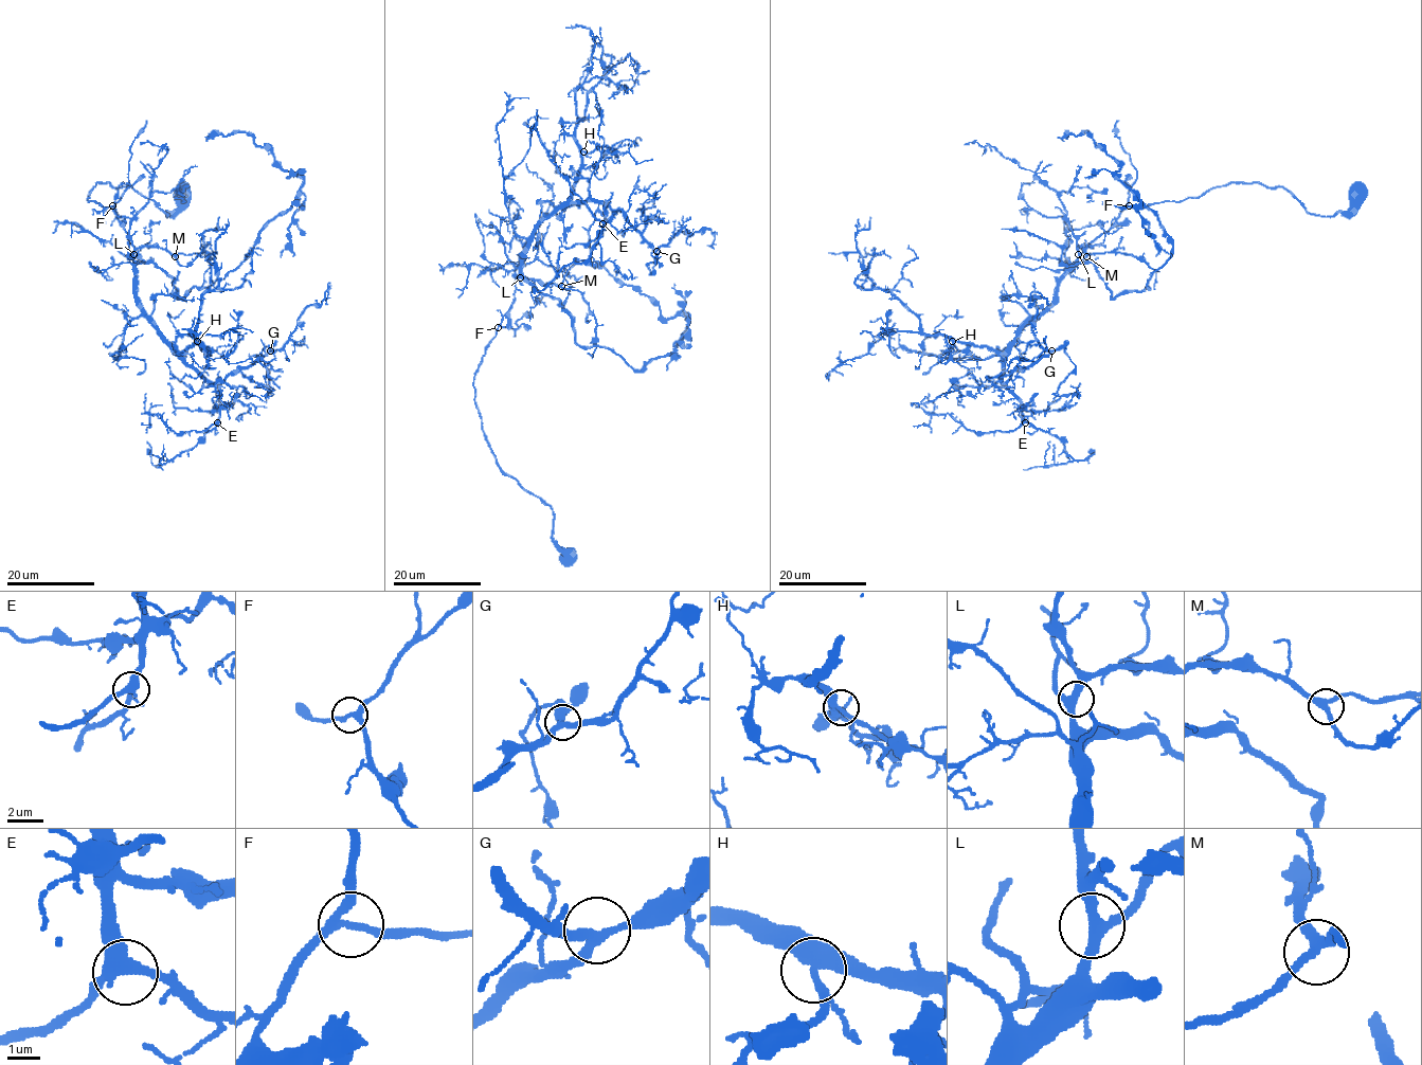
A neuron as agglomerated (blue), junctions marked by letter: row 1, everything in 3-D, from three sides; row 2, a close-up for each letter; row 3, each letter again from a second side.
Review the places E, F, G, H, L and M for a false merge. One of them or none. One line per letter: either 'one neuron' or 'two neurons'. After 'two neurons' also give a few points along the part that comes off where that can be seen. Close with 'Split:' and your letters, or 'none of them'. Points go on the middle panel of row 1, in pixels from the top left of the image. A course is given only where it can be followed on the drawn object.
E: one neuron
F: one neuron
G: one neuron
H: one neuron
L: one neuron
M: one neuron
Split: none of them

